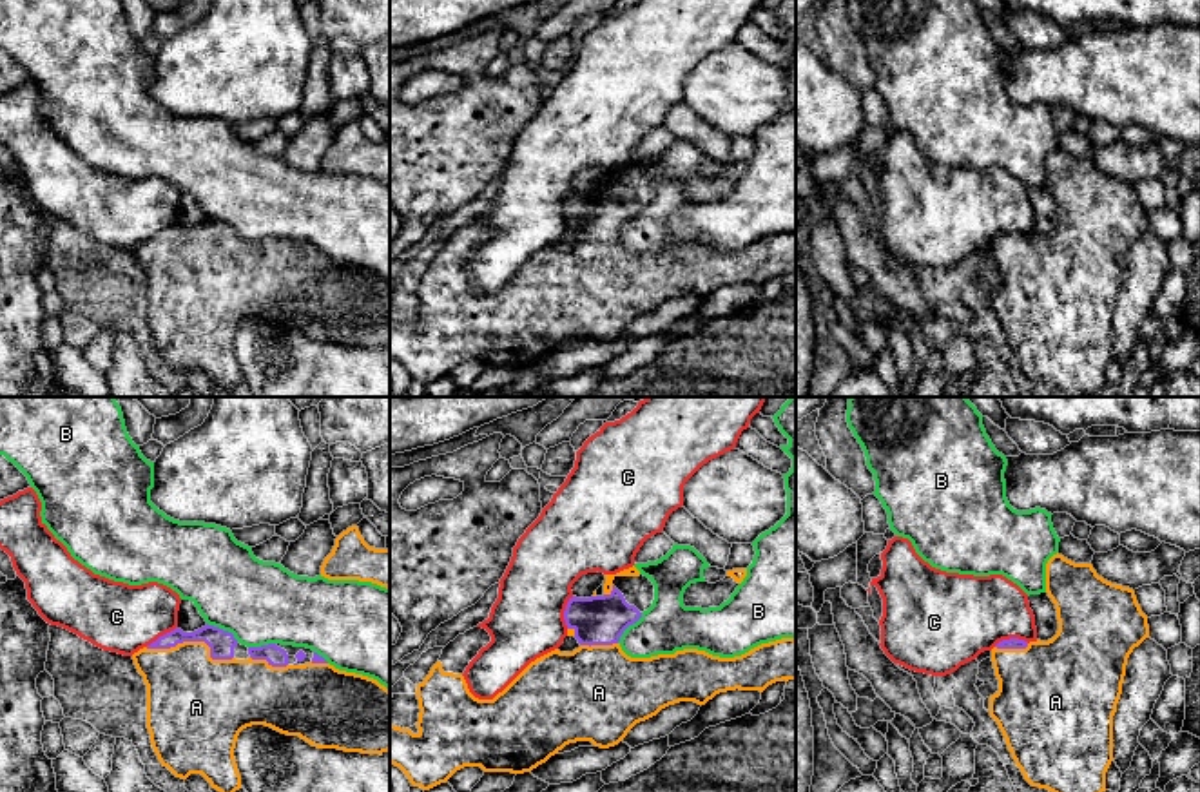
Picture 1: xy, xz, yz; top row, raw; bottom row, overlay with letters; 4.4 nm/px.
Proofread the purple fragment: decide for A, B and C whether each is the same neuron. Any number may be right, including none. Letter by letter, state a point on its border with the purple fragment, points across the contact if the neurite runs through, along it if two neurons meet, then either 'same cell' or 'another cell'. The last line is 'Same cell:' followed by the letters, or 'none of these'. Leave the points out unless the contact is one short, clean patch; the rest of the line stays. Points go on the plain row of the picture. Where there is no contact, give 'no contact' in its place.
A: meets purple in xy at (193, 234); same cell
B: meets purple in xz at (628, 220); another cell
C: meets purple in xz at (564, 207); border along xz (573, 191), (564, 205), (566, 222); another cell
Same cell: A

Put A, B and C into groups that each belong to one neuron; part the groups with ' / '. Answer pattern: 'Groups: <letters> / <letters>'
Groups: A / B / C

